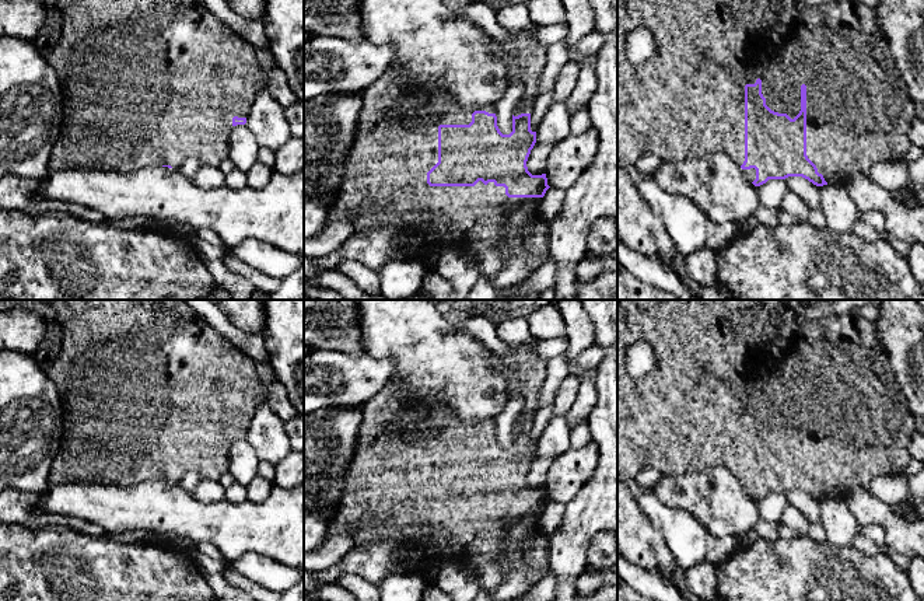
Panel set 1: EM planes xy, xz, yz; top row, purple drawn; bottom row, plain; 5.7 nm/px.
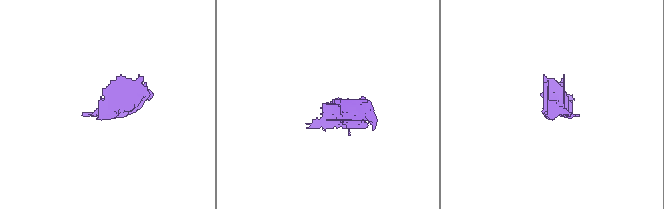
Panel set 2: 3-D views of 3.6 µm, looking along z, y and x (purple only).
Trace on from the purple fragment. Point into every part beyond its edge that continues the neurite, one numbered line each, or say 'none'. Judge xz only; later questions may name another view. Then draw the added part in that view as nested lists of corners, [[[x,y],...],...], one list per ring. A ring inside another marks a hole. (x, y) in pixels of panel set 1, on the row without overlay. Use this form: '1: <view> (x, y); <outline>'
1: xz (396, 458); [[[391,377],[388,384],[364,405],[364,417],[360,426],[358,444],[351,467],[346,476],[346,493],[340,499],[335,520],[340,525],[356,525],[356,546],[371,545],[381,539],[393,542],[406,553],[405,563],[416,574],[434,580],[444,565],[458,565],[470,569],[477,558],[494,563],[505,580],[511,570],[525,555],[525,545],[539,534],[542,511],[508,511],[504,500],[494,496],[475,500],[430,500],[427,486],[438,476],[438,440],[469,438],[475,424],[496,427],[496,419],[475,423],[462,422],[452,409],[435,399],[434,395],[423,398],[409,396],[400,389],[402,380]]]

